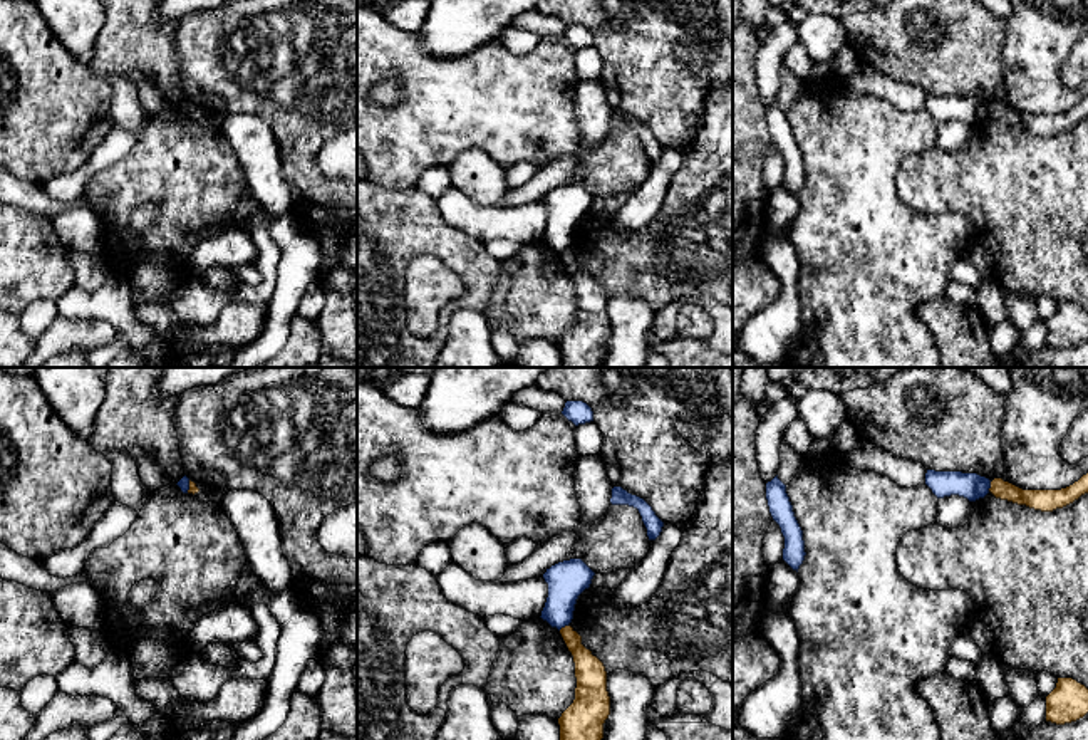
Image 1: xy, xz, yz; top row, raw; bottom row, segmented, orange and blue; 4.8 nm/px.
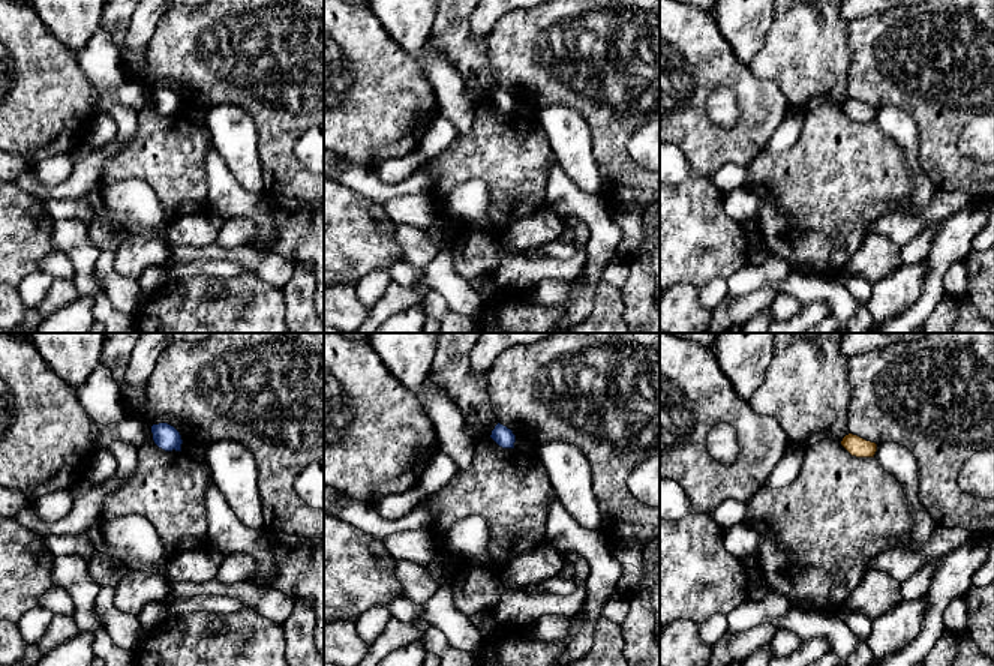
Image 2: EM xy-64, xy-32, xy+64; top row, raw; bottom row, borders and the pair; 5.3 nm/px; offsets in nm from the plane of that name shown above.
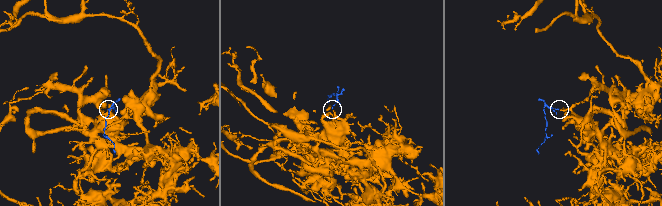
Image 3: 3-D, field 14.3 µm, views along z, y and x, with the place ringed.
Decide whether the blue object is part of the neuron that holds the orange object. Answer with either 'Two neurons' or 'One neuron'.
Two neurons

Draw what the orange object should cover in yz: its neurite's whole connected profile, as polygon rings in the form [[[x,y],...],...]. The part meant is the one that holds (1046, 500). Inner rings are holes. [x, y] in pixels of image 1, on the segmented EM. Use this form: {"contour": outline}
{"contour": [[[1088,473],[1073,485],[1061,490],[1023,490],[1009,482],[1004,482],[1003,478],[994,478],[991,482],[989,492],[1001,500],[1026,505],[1041,512],[1053,512],[1088,493]]]}

